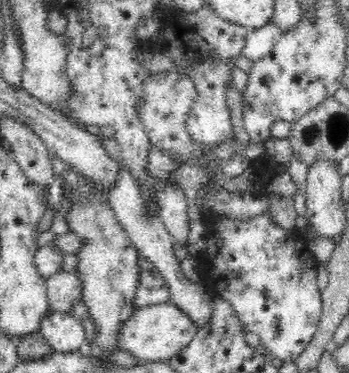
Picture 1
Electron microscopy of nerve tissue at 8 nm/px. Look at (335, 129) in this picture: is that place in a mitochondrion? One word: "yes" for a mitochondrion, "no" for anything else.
yes

